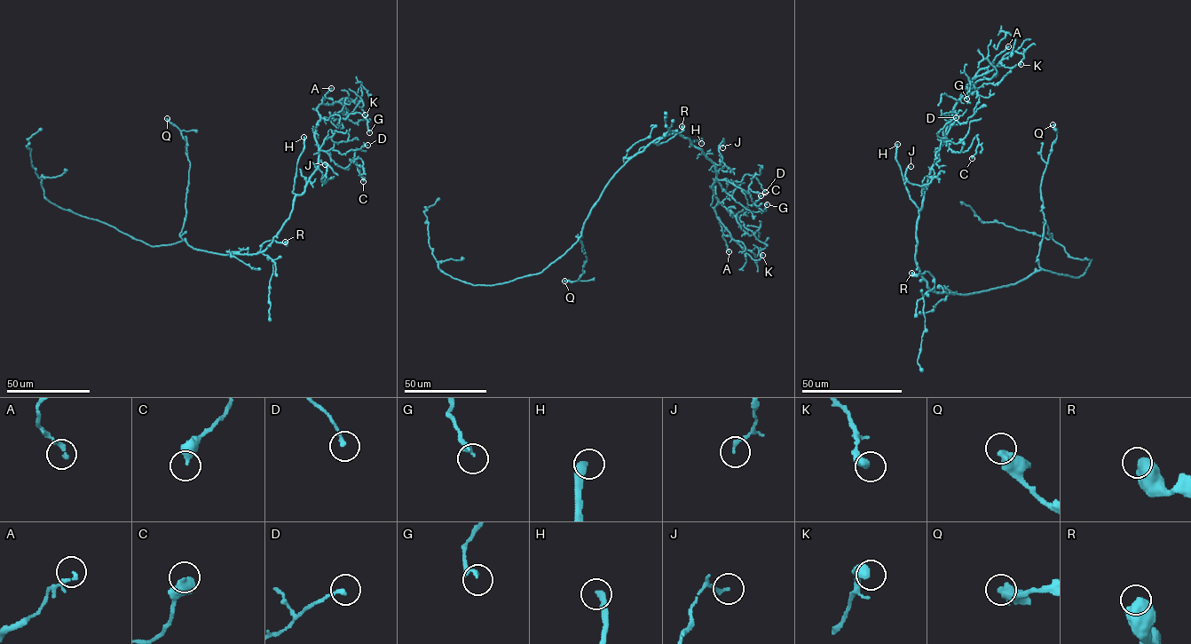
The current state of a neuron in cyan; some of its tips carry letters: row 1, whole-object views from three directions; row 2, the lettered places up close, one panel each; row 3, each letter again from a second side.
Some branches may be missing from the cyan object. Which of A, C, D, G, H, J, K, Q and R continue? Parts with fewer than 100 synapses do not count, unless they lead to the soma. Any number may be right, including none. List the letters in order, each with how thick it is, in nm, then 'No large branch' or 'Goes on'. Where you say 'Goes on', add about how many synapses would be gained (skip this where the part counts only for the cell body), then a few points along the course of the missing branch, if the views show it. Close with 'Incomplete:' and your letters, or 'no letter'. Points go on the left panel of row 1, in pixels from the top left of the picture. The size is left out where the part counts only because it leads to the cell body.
A: Thickness 180 nm. No large branch
C: Thickness 400 nm. No large branch
D: Thickness 180 nm. No large branch
G: Thickness 190 nm. No large branch
H: Thickness 360 nm. Goes on
J: Thickness 150 nm. No large branch
K: Thickness 440 nm. No large branch
Q: Thickness 500 nm. No large branch
R: Thickness 600 nm. No large branch
Incomplete: H

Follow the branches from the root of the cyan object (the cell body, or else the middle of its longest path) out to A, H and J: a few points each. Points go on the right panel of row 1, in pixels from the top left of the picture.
A: (973, 293), (929, 289), (915, 258), (917, 223), (953, 107), (976, 73), (1008, 46)
H: (973, 293), (934, 292), (929, 289), (920, 274), (915, 258), (918, 208), (910, 198), (896, 160), (897, 144)
J: (973, 293), (934, 292), (920, 274), (917, 223), (934, 172), (928, 184), (913, 185), (905, 176), (910, 166)

